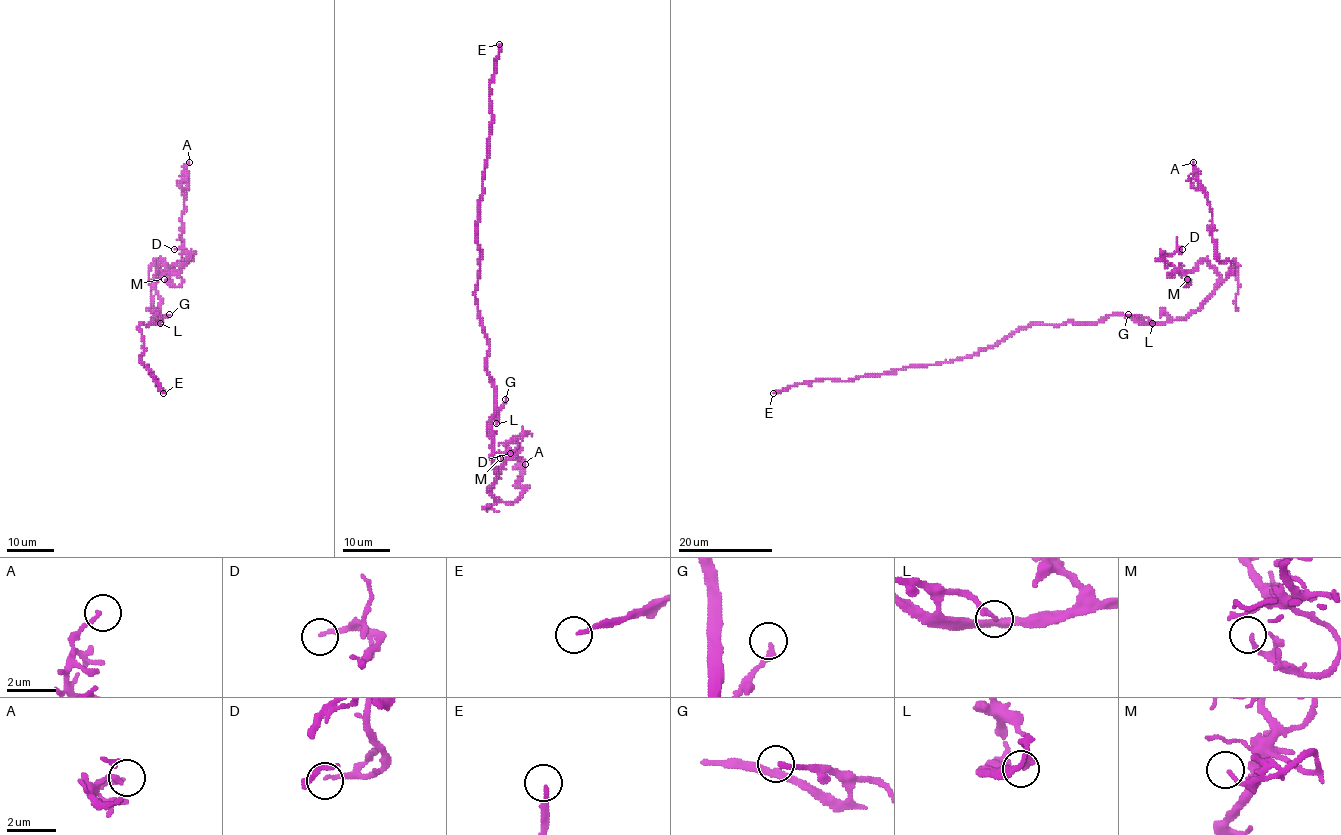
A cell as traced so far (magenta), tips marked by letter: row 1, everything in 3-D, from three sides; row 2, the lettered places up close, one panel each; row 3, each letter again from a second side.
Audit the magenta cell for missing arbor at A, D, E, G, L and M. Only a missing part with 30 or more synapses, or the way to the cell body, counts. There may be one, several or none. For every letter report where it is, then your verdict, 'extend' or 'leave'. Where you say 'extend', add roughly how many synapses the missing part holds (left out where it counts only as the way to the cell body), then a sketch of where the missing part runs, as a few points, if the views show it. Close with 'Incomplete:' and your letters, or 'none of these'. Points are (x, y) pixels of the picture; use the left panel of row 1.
A: at (189, 162); leave
D: at (174, 249); leave
E: at (163, 393); extend; about 350 synapses; missing branch runs (163, 393), (169, 431), (248, 257), (221, 216), (248, 133)
G: at (169, 314); leave
L: at (160, 323); leave
M: at (164, 279); leave
Incomplete: E

